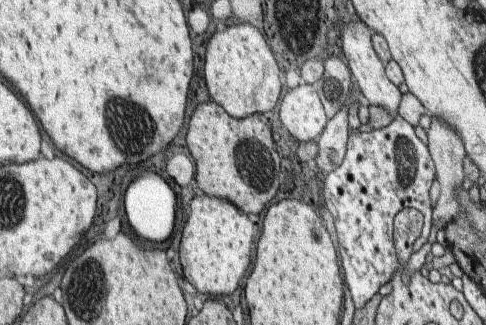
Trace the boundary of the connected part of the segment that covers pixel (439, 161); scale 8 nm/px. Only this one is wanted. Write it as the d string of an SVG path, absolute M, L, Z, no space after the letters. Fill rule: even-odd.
M436 116L431 117L431 126L427 130L427 137L427 146L436 168L436 178L440 183L440 197L435 204L435 208L433 208L433 219L438 220L440 218L444 222L452 222L456 216L462 214L462 208L456 200L456 190L460 188L465 177L462 160L464 160L466 154L463 152L458 130L454 132L454 128L450 128L444 120L440 120Z

